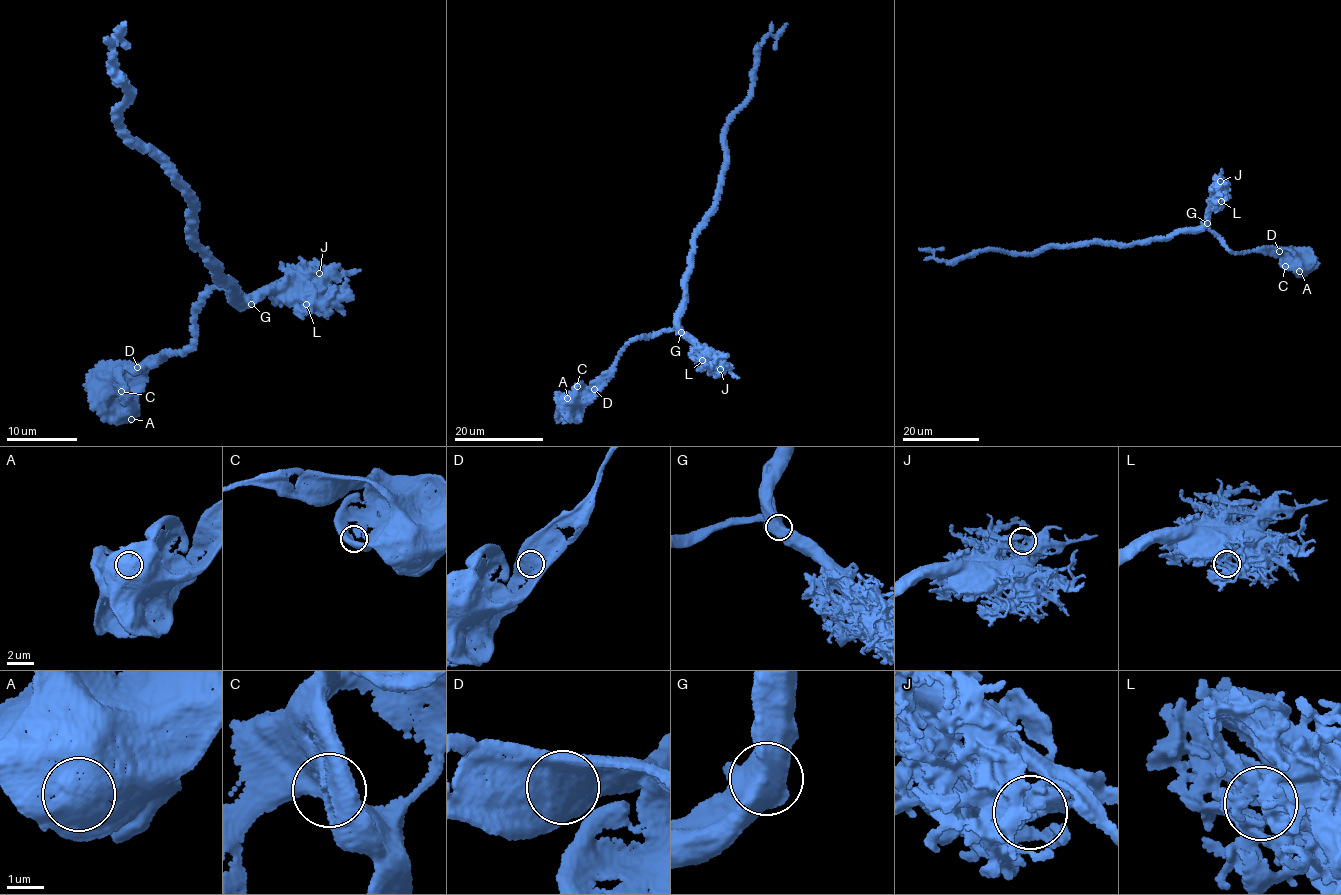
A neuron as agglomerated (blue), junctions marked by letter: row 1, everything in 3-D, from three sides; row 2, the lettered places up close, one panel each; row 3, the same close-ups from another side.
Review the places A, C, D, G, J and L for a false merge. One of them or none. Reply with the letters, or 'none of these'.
none of these

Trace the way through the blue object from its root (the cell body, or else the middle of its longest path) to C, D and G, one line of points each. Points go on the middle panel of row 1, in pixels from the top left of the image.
C: (571, 402), (577, 386)
D: (571, 402), (594, 389)
G: (571, 402), (590, 390), (594, 381), (610, 374), (617, 357), (629, 343), (678, 328), (681, 332)

